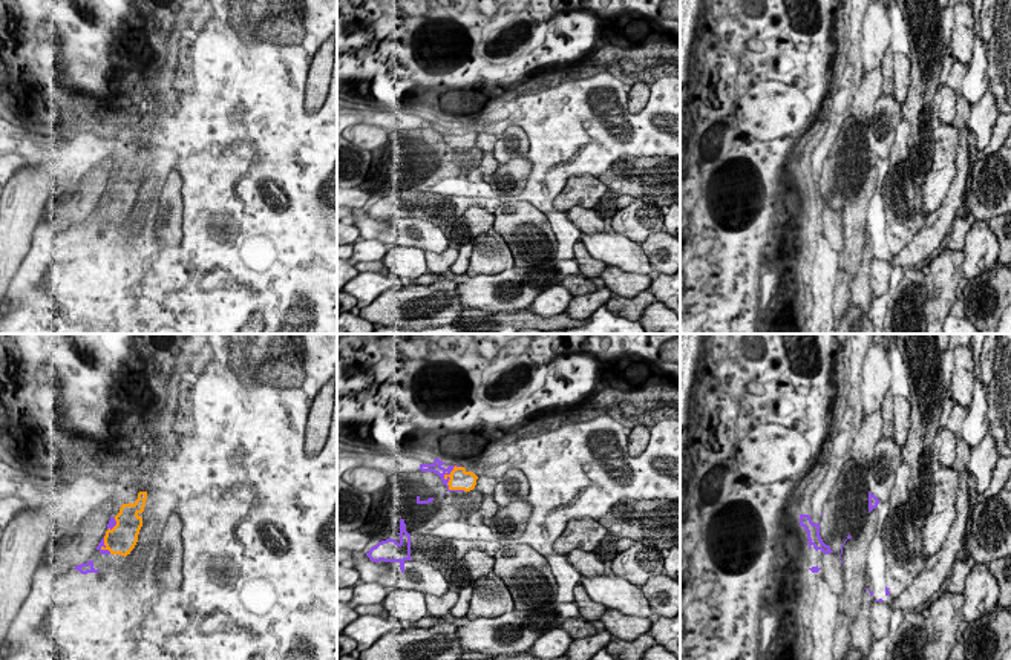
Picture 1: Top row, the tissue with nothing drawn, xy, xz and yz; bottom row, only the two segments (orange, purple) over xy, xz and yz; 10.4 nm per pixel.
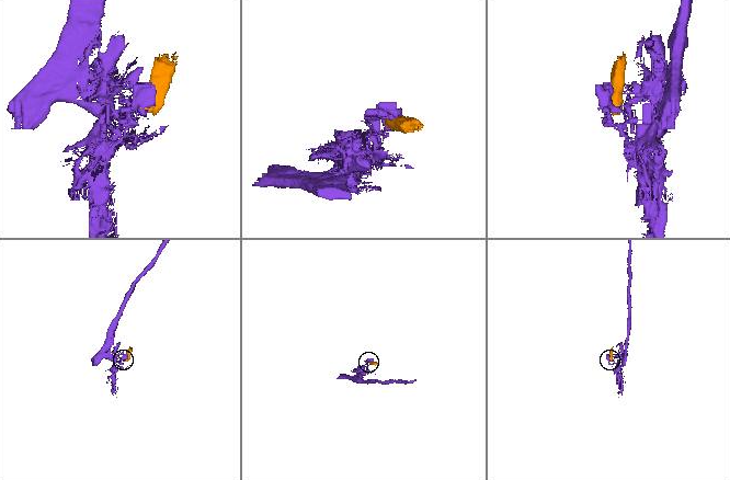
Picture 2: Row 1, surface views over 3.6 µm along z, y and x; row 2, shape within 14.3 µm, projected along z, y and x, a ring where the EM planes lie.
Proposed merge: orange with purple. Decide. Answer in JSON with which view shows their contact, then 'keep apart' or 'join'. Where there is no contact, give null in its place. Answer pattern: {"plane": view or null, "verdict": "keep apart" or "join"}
{"plane": "xz", "verdict": "keep apart"}

